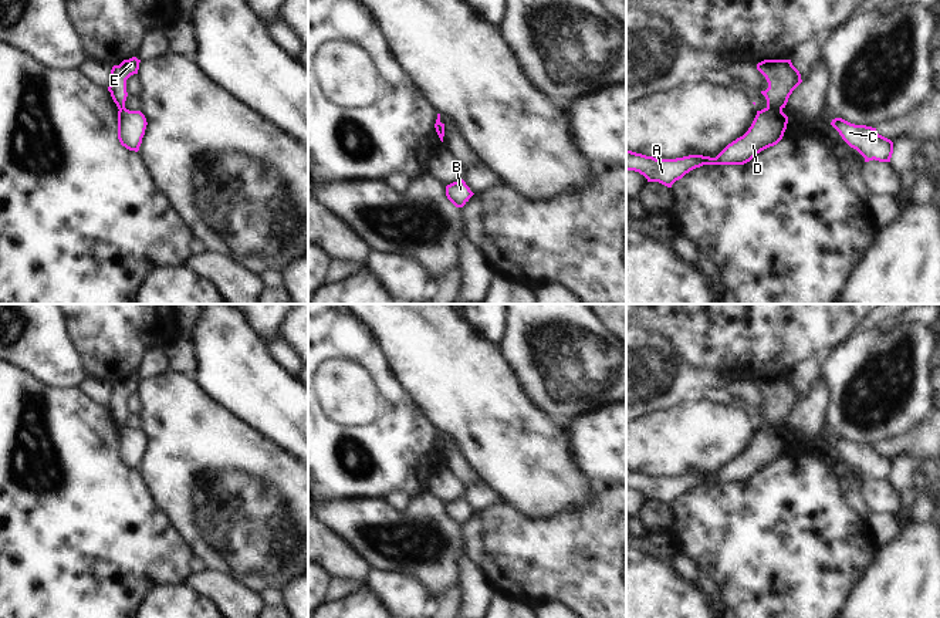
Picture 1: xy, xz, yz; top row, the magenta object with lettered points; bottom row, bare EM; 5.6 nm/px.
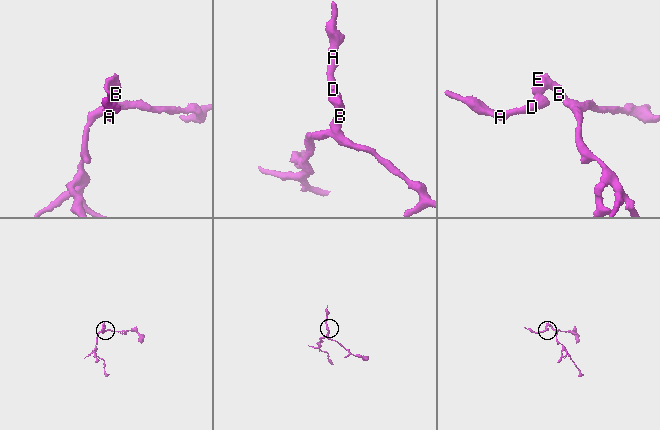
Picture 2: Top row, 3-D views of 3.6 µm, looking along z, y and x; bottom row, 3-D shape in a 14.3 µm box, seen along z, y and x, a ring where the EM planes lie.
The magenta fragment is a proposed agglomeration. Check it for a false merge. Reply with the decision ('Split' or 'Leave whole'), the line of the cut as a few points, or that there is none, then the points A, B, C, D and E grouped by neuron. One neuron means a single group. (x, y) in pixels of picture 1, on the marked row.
Split. Split along yz (767, 107), (781, 110). Groups: A D / B C E

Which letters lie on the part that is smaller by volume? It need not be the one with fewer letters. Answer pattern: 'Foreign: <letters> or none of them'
Foreign: A, D

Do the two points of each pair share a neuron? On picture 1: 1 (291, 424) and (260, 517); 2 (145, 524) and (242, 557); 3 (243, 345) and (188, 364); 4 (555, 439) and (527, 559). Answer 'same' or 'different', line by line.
1: different
2: different
3: different
4: different

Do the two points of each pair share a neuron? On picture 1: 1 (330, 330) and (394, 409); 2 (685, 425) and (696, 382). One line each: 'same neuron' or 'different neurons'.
1: same neuron
2: different neurons

